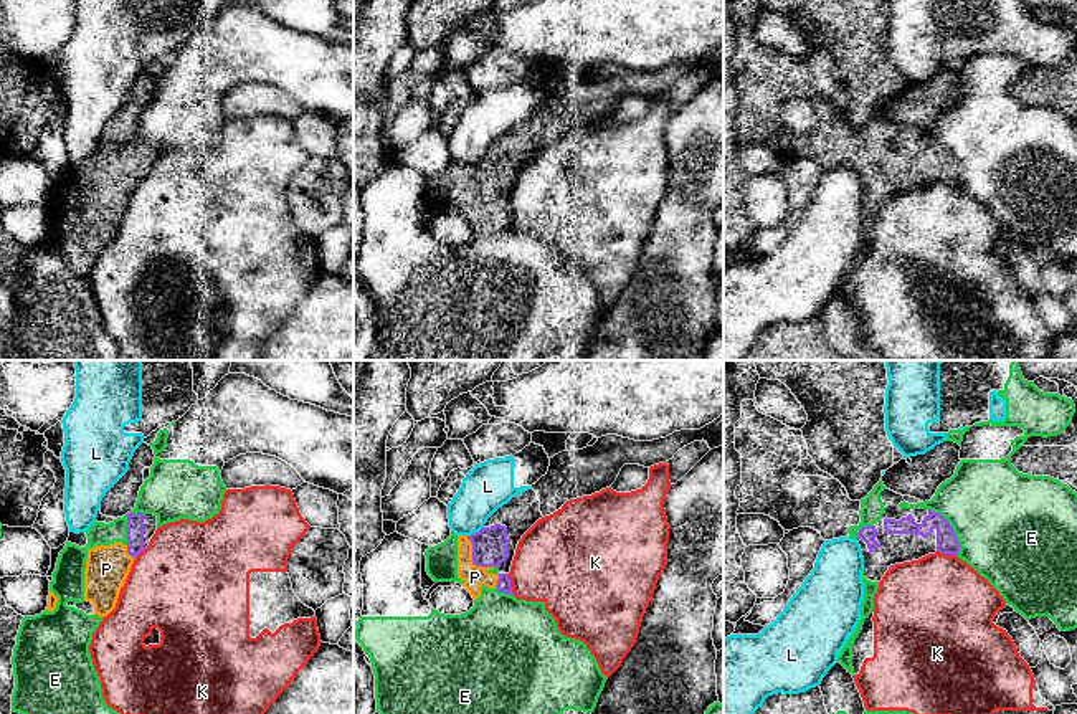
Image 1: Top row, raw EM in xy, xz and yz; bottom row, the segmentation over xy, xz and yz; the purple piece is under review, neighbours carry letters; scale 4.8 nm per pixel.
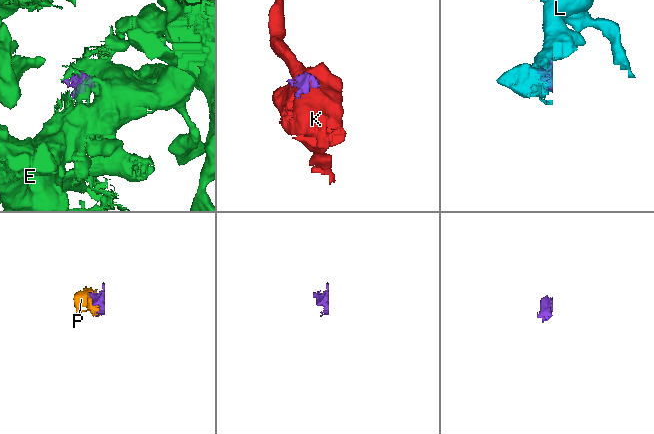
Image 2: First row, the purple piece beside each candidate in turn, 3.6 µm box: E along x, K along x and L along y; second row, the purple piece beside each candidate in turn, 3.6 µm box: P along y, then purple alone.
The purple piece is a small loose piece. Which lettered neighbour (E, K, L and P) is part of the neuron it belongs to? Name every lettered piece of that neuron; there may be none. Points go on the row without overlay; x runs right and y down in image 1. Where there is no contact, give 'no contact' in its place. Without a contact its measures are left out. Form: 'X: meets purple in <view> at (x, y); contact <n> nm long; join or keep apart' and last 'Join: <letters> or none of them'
E: meets purple in yz at (952, 159); contact 280 nm long; keep apart
K: meets purple in xz at (509, 214); contact 110 nm long; keep apart
L: meets purple in xz at (476, 162); contact 90 nm long; keep apart
P: meets purple in xz at (473, 189); contact 200 nm long; join
Join: P

